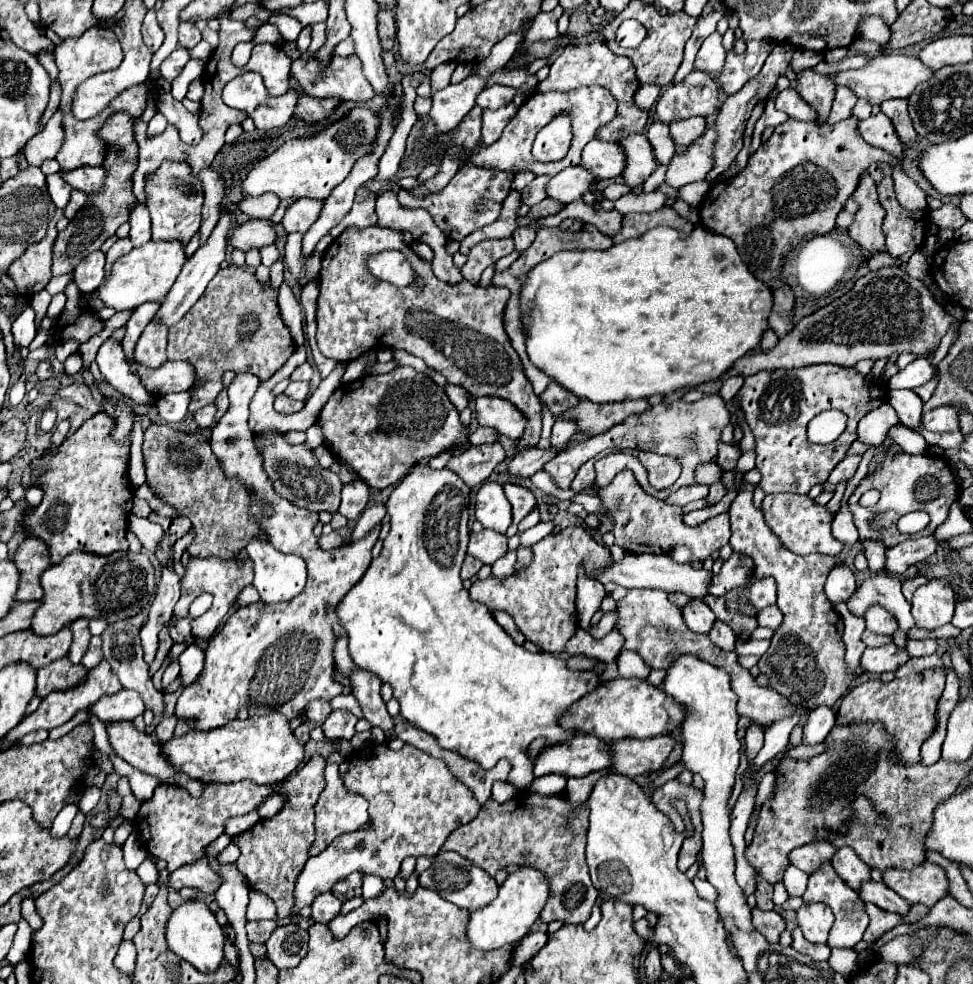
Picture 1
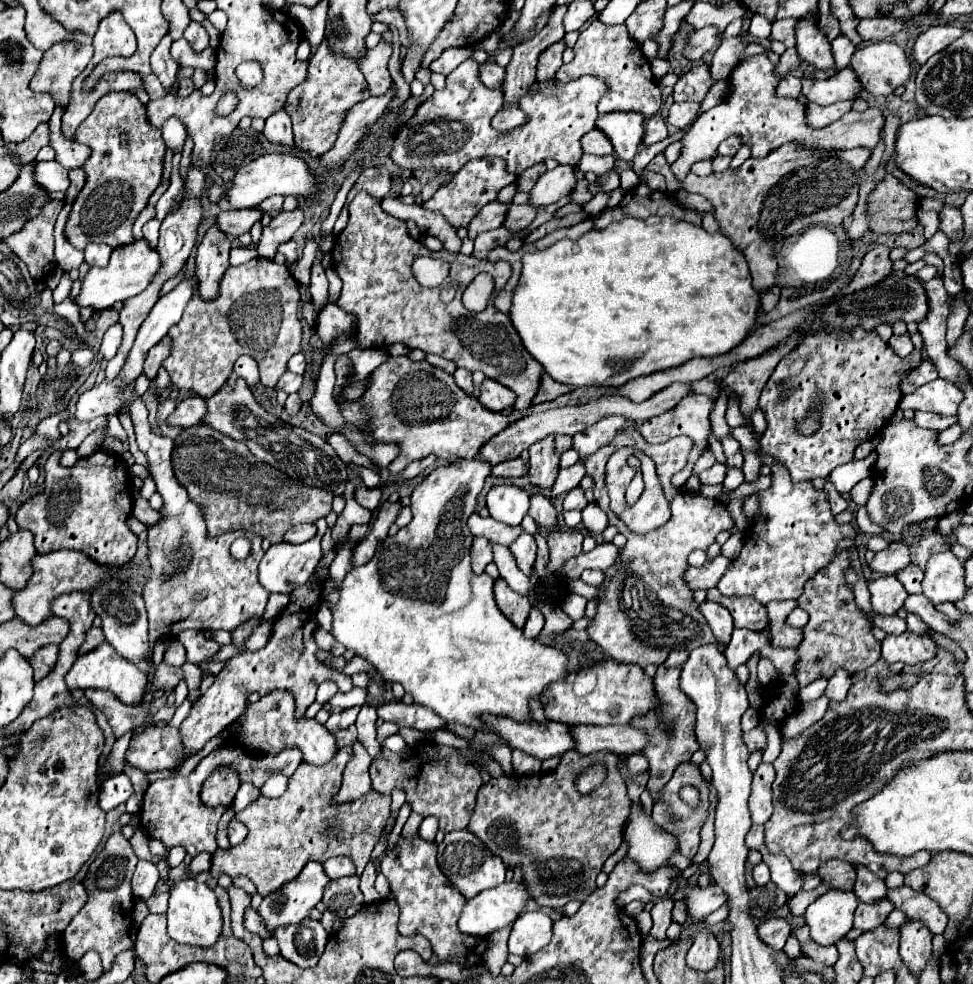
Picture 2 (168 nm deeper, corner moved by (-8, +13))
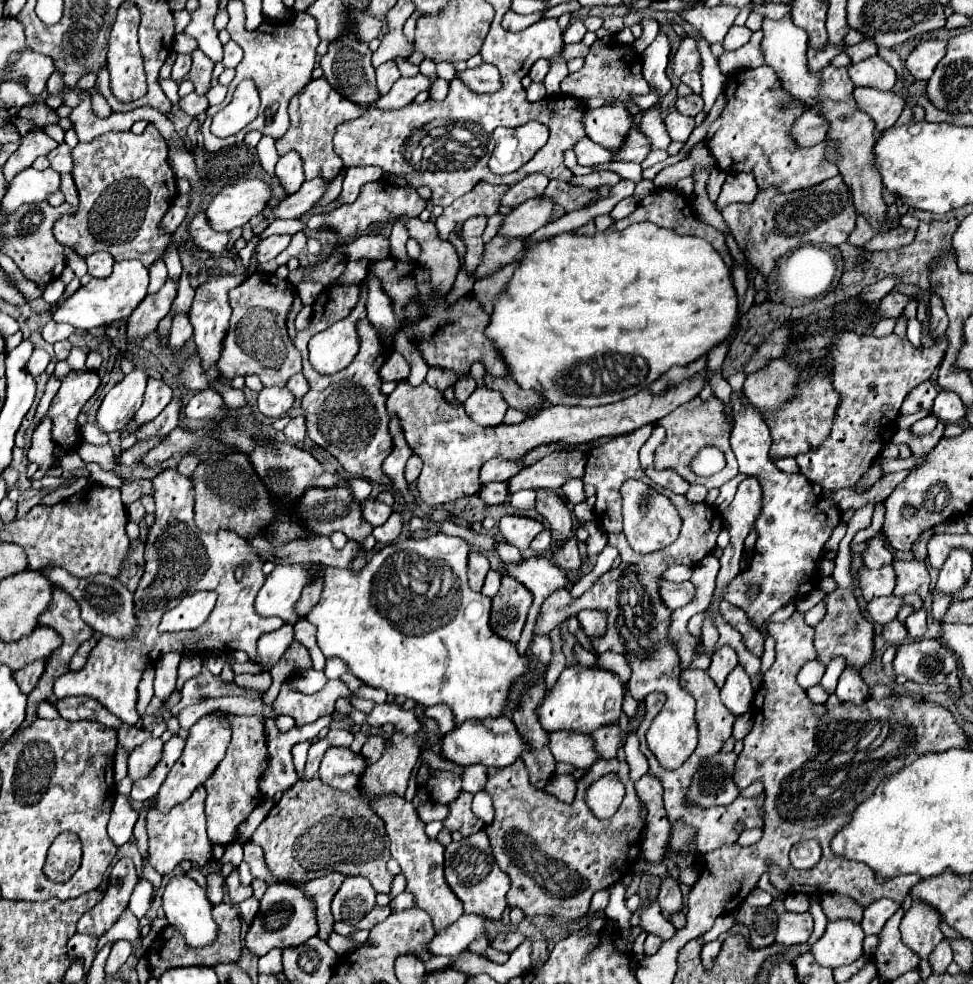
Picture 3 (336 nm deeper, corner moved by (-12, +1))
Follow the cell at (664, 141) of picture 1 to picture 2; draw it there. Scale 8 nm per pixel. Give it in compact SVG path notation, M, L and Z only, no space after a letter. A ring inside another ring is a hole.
M654 115L650 119L644 121L644 141L642 145L652 145L656 141L662 141L664 137L668 137L668 129L666 129L666 123L660 115Z

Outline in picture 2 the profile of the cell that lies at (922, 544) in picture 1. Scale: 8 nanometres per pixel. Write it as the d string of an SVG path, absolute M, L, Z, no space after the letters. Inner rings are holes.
M890 543L886 549L878 551L870 561L870 569L880 575L896 575L910 563L910 549L902 543Z

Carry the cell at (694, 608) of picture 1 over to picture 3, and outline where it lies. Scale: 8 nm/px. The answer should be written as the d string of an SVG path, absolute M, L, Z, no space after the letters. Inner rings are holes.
M724 645L714 653L710 669L708 669L708 675L714 679L714 683L718 687L722 687L724 681L726 681L726 675L736 667L736 663L738 663L736 651L730 645Z

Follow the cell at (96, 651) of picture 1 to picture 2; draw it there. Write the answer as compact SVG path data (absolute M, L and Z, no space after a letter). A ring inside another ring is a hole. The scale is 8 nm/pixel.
M90 627L90 629L86 631L86 639L84 639L84 643L80 645L78 653L84 655L84 653L92 651L94 647L98 647L102 641L104 641L104 633L102 633L102 629L98 629L98 627Z

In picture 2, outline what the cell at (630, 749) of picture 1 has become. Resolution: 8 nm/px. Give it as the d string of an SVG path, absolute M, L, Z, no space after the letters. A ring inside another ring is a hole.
M574 725L572 739L580 755L590 755L596 751L612 751L616 755L634 755L642 753L648 743L644 731L628 725Z

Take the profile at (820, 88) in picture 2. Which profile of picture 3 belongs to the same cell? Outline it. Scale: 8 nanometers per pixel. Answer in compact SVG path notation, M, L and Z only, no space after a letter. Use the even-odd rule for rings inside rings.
M856 87L852 91L856 107L872 117L876 123L876 131L882 133L894 125L898 115L904 109L904 99L892 91L878 91L872 87Z

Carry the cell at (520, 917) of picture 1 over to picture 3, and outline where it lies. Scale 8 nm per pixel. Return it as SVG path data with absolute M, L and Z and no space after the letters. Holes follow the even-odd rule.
M476 913L472 915L462 915L452 927L440 931L438 935L434 935L434 939L430 941L428 949L436 955L460 955L462 951L468 949L468 945L486 935L486 925L488 925L488 917L480 917Z

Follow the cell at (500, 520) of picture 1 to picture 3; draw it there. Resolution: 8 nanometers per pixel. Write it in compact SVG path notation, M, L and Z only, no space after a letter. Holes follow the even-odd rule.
M504 515L500 519L500 533L502 537L518 547L520 551L526 551L530 541L544 529L544 525L536 519L530 519L530 517L522 517L522 515Z

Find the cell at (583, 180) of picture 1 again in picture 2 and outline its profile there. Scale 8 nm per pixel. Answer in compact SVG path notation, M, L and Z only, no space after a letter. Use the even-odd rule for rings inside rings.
M558 165L552 171L546 171L536 185L532 187L532 191L528 193L530 199L528 203L534 207L546 207L550 203L556 203L560 197L564 197L566 193L572 191L576 183L574 177L574 167L570 165Z

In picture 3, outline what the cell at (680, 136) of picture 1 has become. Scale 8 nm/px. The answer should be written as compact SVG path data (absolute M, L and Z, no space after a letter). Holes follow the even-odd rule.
M672 111L664 119L664 123L666 123L666 131L668 131L672 141L686 141L688 135L692 133L692 129L696 127L694 117L686 117L686 115L678 113L678 111Z

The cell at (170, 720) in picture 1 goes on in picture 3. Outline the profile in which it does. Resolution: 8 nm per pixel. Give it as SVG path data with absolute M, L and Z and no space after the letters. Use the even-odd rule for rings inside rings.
M123 723L117 731L118 745L124 747L126 751L132 751L140 743L144 743L152 733L148 729L138 729L138 727Z

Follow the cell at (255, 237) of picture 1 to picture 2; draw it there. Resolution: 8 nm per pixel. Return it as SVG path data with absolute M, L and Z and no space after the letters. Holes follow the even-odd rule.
M228 209L228 211L220 211L216 215L214 225L230 237L238 237L238 235L250 231L252 223L260 221L260 217L262 217L262 213L256 209L242 209L242 211Z

